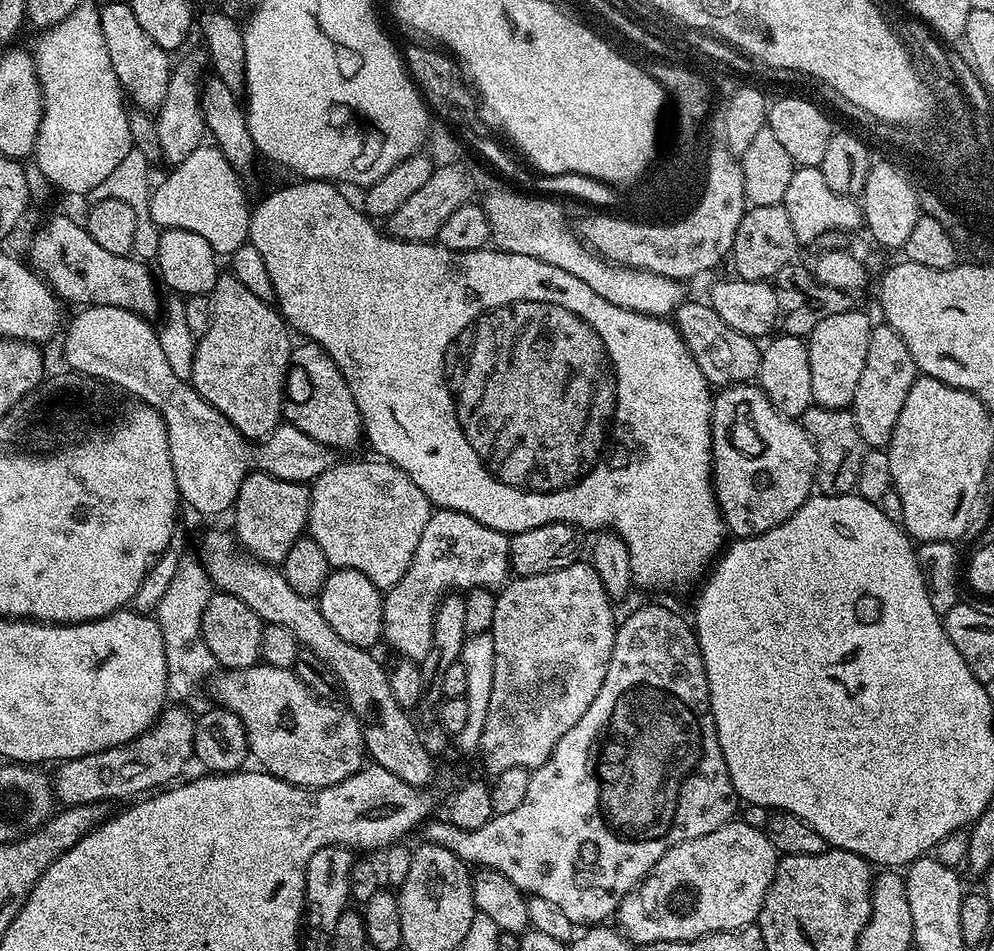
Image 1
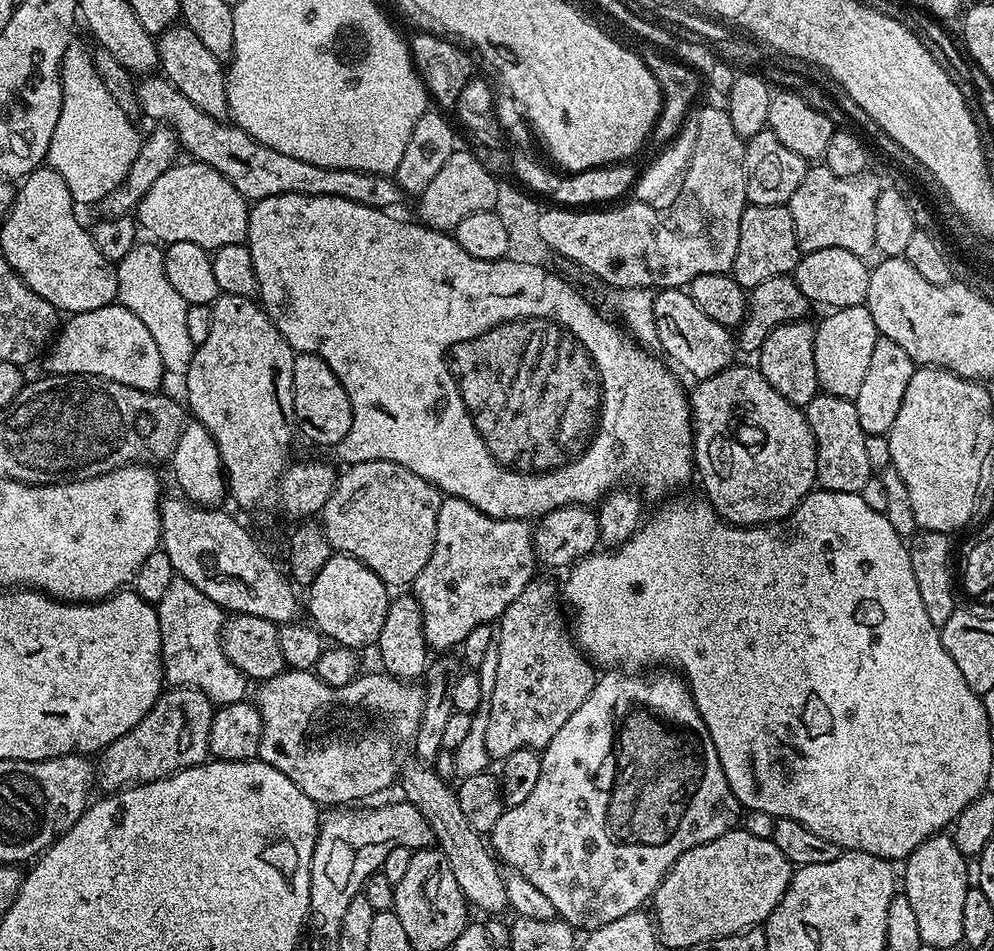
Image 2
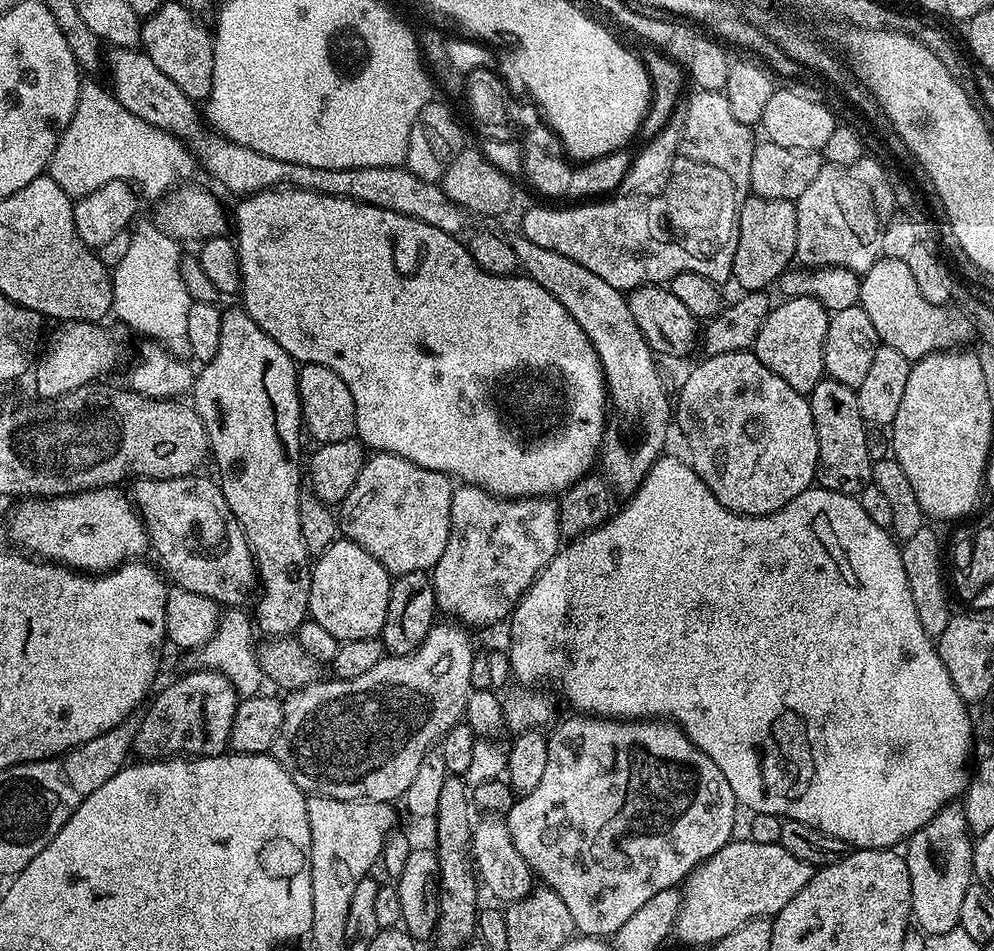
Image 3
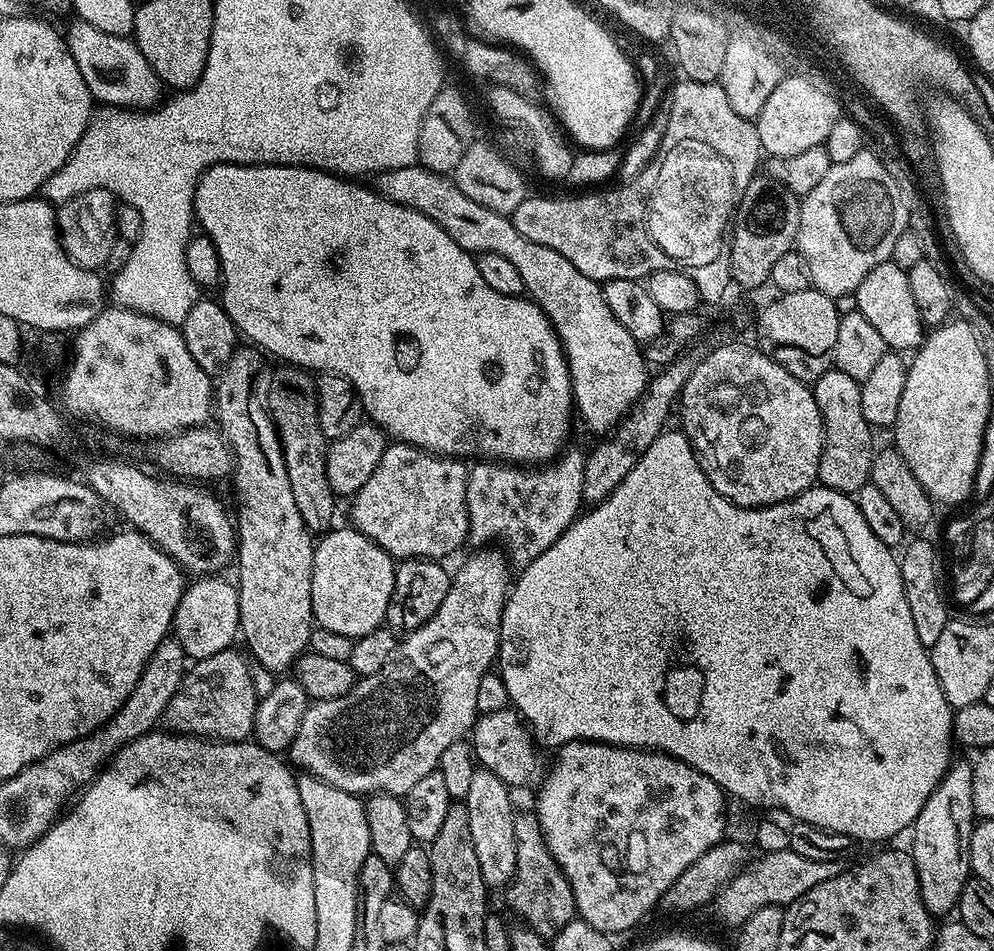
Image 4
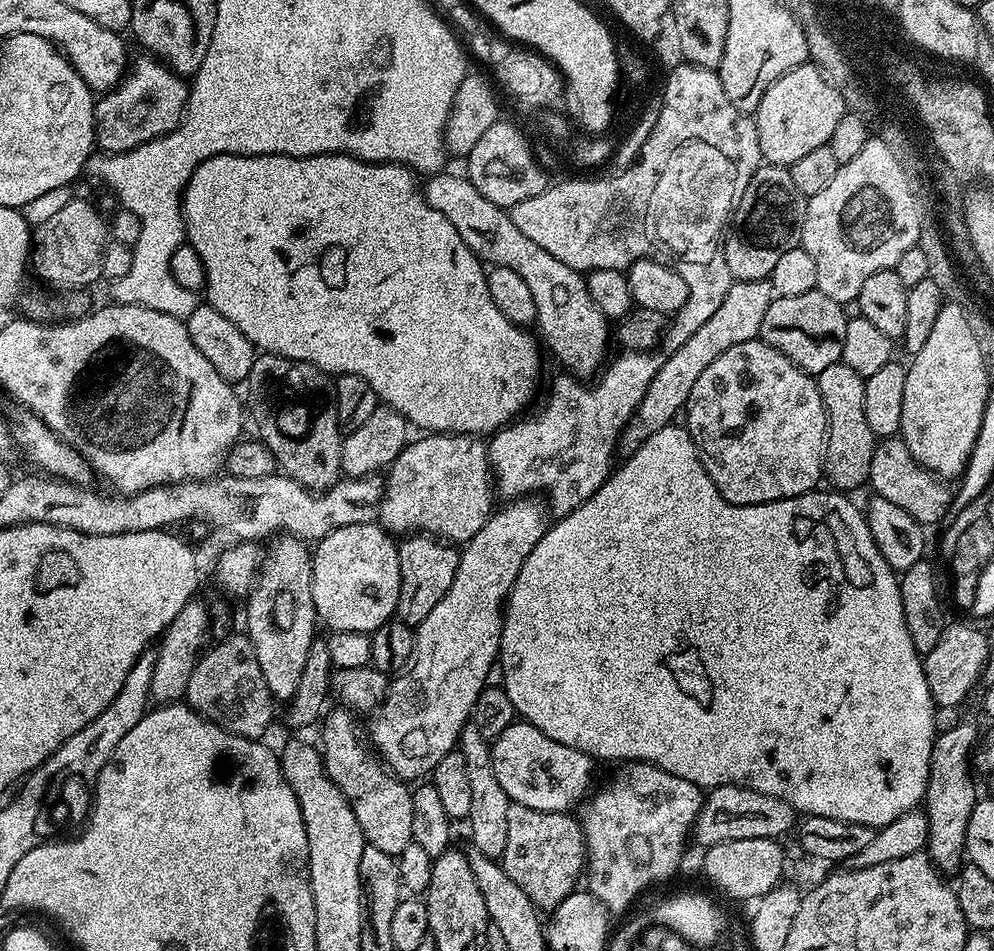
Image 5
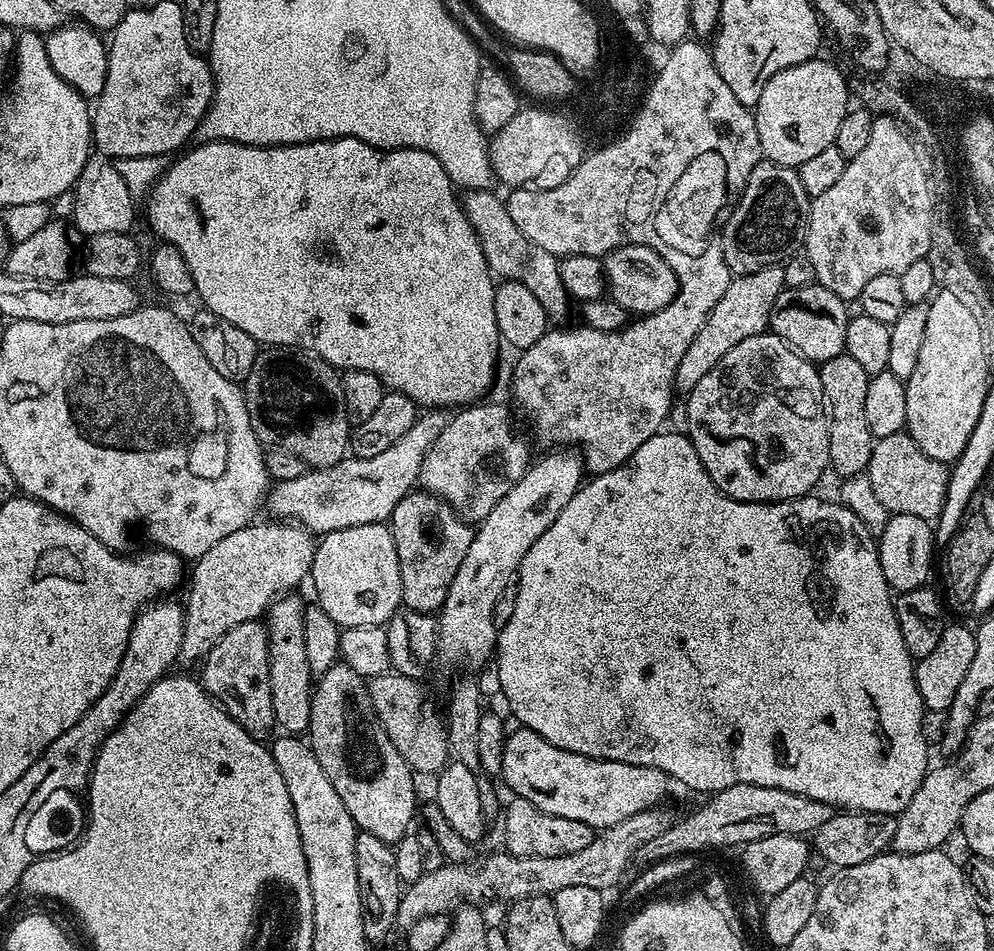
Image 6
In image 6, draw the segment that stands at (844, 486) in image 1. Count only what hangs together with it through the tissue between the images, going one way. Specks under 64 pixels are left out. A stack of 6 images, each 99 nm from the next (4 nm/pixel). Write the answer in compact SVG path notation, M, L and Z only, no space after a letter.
M841 354L823 361L819 365L820 381L822 382L822 394L824 395L824 411L828 414L828 437L830 438L830 458L828 459L831 471L837 472L840 478L859 476L867 473L870 454L874 437L866 422L866 390L870 379L868 372L862 370L862 366L855 358L847 354Z

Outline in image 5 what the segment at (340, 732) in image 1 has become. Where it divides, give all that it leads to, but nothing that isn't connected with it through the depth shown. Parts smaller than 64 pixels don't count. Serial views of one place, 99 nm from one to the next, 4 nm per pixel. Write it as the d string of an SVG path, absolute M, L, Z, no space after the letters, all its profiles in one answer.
M516 498L505 504L508 504L505 508L497 507L492 515L488 517L486 526L482 526L482 530L478 530L478 534L474 534L474 538L470 538L467 544L463 545L460 552L460 561L458 562L458 574L454 574L454 582L450 582L450 590L446 590L446 594L442 594L442 602L438 602L438 606L434 606L434 610L430 610L430 614L426 614L426 618L422 618L422 622L415 625L411 661L389 683L388 693L384 696L384 701L371 713L370 719L372 721L369 722L368 728L366 724L366 736L376 755L384 761L392 775L400 777L405 782L420 782L425 778L431 777L433 770L438 766L438 762L442 762L442 758L446 758L446 754L457 751L460 743L460 734L472 719L474 702L478 702L478 694L482 694L482 690L489 683L488 675L494 672L494 665L497 663L500 654L500 635L504 629L504 609L507 598L512 592L514 582L518 578L518 574L522 570L530 550L534 550L536 543L544 537L546 531L546 523L544 524L546 508L539 499Z

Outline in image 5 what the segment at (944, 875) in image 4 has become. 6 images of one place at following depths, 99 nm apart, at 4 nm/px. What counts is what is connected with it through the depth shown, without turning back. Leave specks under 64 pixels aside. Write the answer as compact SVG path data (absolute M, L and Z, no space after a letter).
M957 722L950 730L937 735L930 754L928 788L924 791L923 811L928 817L928 843L926 851L932 863L941 873L955 873L965 859L964 839L966 822L978 799L974 777L974 745L978 740L978 731L972 724Z

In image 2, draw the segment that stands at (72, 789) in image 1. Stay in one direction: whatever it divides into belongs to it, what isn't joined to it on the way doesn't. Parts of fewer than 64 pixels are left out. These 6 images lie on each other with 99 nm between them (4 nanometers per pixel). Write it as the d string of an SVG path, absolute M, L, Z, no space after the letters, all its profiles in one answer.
M169 687L161 691L146 718L99 753L94 768L95 787L99 791L101 788L101 793L111 794L205 763L210 756L208 747L213 713L214 703L202 689Z

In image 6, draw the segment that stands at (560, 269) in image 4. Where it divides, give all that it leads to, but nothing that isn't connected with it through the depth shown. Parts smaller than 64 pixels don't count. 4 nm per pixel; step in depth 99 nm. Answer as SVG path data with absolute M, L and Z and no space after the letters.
M474 188L465 191L462 196L462 207L478 242L482 246L484 262L489 272L496 278L511 278L522 282L526 290L531 290L534 298L542 302L553 321L564 320L568 316L570 297L568 288L562 282L560 260L551 256L542 246L530 242L518 226L510 219L505 201L495 196L495 191L486 188Z

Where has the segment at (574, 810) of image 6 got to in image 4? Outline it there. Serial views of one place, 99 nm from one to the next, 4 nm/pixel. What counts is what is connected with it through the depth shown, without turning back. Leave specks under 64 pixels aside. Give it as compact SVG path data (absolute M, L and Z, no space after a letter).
M511 707L494 710L494 714L477 715L470 733L470 743L477 765L490 770L490 774L498 774L498 778L502 778L502 782L509 789L535 789L546 775L546 760L544 764L537 741L526 727L520 713Z

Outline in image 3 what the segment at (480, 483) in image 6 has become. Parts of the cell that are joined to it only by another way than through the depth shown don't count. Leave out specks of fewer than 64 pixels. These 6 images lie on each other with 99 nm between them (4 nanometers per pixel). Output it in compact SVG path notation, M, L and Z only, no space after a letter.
M389 452L365 459L358 482L338 506L338 528L343 539L352 540L393 577L428 572L442 558L450 538L450 502L453 477L426 470Z

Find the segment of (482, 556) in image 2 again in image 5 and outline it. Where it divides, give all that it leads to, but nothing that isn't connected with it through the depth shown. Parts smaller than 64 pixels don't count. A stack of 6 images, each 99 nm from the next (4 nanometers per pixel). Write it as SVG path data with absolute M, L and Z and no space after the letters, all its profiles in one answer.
M624 350L619 354L621 356L613 355L603 365L602 375L593 379L589 388L584 385L587 383L571 374L554 377L548 388L548 397L539 401L540 409L533 416L513 419L487 441L488 465L492 467L494 488L499 495L501 492L508 496L504 498L524 498L529 494L539 494L546 501L547 511L559 518L582 506L582 502L589 500L608 481L614 468L612 455L617 455L622 433L636 415L650 382L654 382L654 374L658 374L661 362L655 351Z

